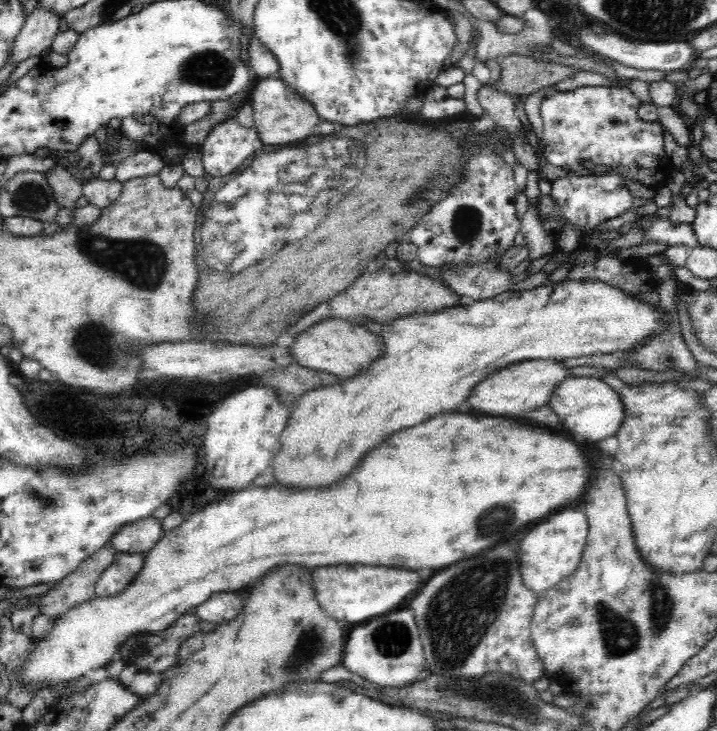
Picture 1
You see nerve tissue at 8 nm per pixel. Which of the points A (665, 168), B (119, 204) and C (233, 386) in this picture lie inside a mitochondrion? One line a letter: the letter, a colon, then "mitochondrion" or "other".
A: other
B: other
C: other

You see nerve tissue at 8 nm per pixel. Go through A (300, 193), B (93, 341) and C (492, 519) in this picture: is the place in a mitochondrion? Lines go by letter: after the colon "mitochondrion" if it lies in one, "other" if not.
A: mitochondrion
B: mitochondrion
C: mitochondrion

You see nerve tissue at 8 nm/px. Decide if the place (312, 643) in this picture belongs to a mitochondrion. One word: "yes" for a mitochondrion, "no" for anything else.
yes

